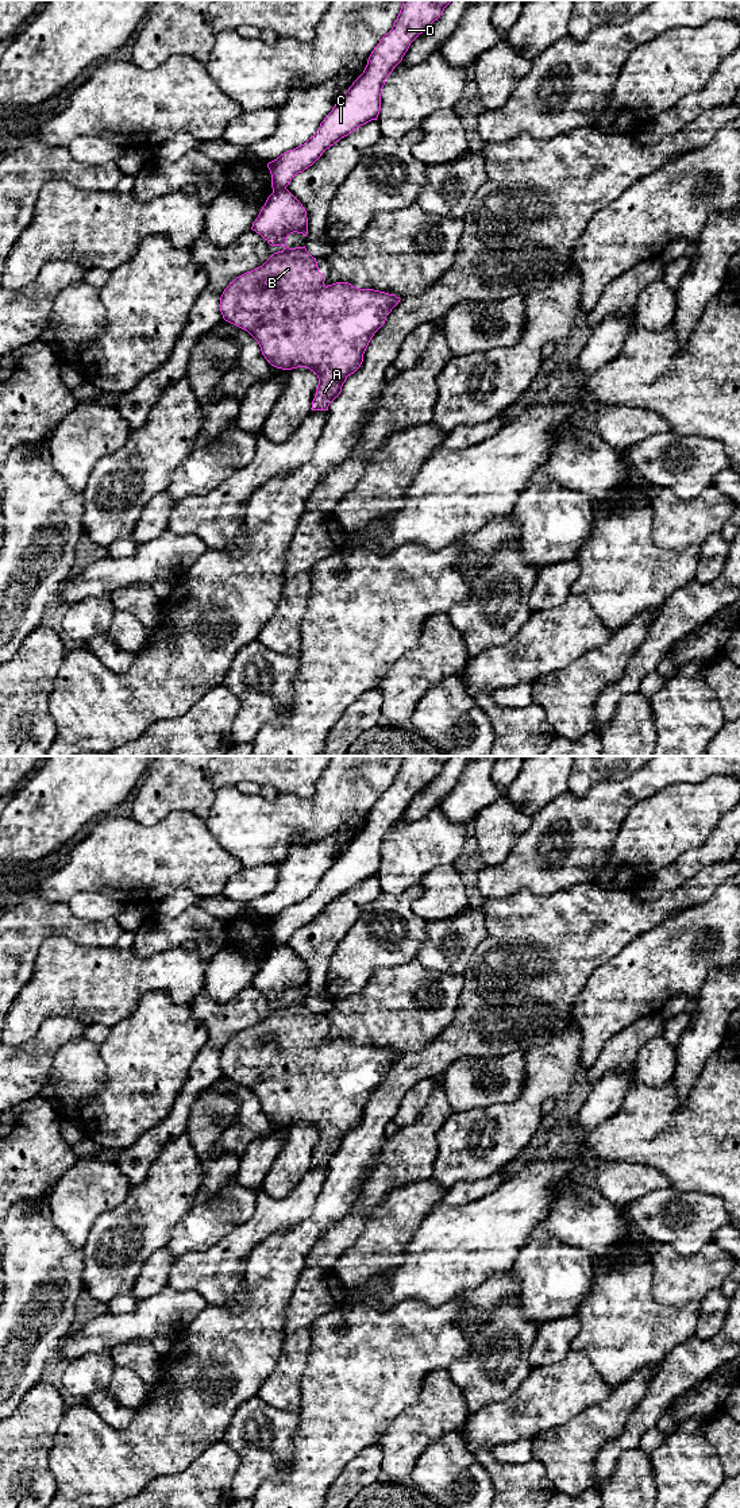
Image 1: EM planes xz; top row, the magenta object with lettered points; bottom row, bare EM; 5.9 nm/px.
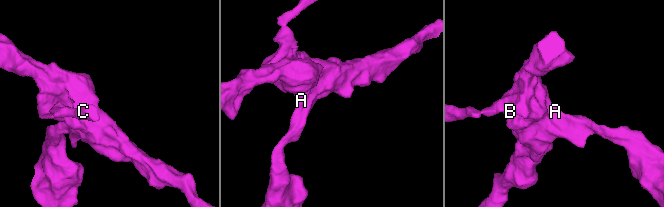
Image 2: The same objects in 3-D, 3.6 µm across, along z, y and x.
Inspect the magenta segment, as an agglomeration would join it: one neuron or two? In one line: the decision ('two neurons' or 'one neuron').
two neurons

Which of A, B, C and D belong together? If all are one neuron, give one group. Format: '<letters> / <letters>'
A B / C D

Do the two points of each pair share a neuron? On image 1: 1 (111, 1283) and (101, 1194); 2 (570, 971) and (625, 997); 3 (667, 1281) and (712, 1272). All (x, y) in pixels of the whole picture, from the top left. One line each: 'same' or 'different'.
1: different
2: different
3: same

